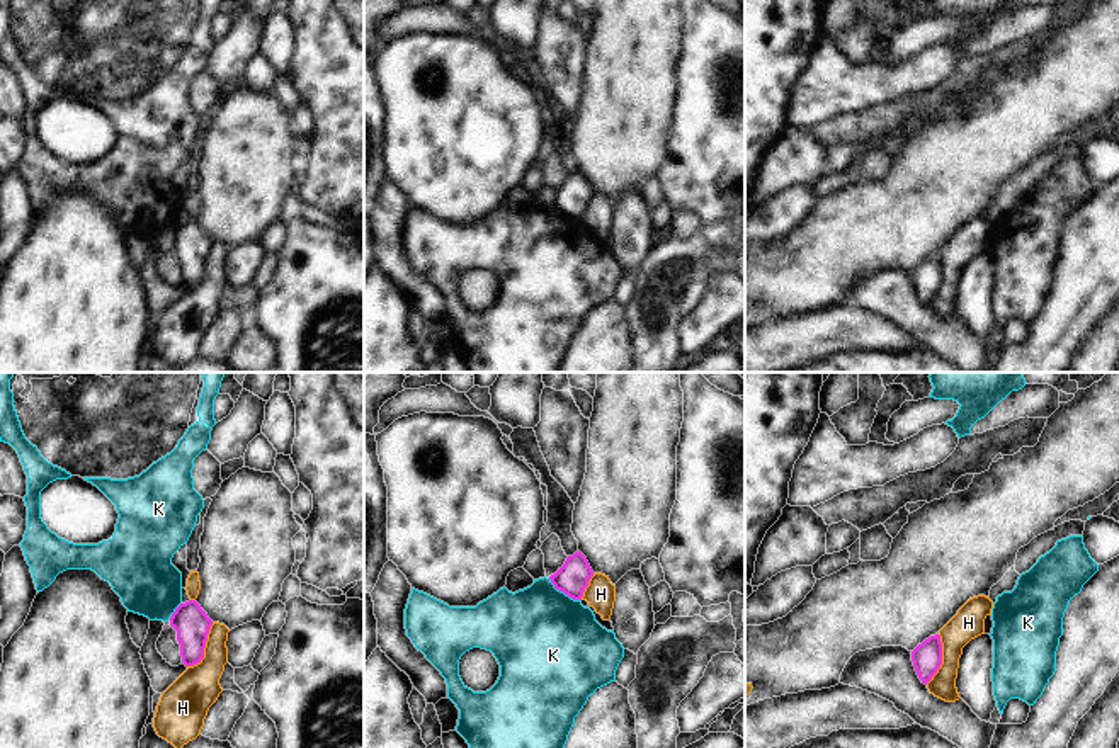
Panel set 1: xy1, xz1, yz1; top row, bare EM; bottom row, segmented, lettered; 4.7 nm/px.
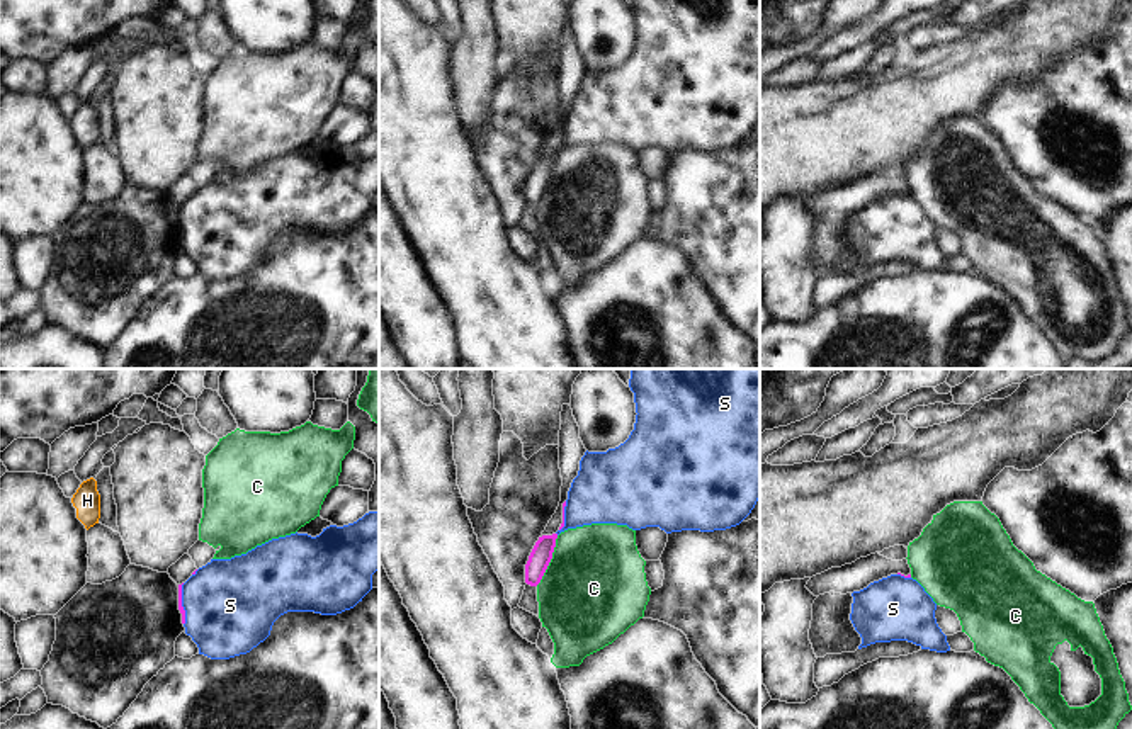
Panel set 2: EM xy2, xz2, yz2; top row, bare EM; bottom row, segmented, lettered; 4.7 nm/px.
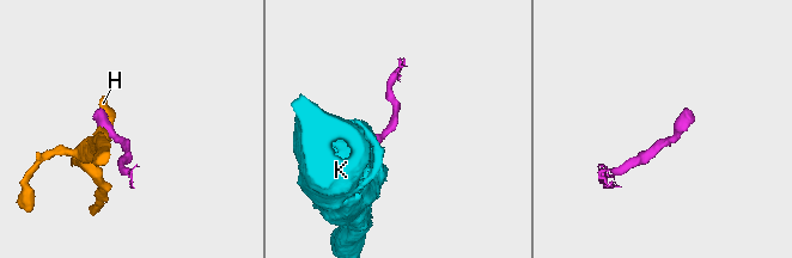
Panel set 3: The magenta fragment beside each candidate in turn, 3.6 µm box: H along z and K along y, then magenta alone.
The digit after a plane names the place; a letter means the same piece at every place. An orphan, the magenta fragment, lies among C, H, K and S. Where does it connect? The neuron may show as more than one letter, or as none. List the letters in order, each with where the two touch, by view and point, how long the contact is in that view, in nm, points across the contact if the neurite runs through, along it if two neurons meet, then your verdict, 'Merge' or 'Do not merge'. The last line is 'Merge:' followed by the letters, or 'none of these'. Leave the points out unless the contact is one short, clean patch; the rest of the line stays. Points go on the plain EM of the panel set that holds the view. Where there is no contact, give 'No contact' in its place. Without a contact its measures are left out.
C: Touches magenta at xz2 (549, 180). Shared border 260 nm. Do not merge
H: Touches magenta at xy1 (204, 266). Shared border 240 nm. Boundary: xy1 (213, 242), (204, 274), (187, 286). Do not merge
K: Touches magenta at xz1 (563, 211). Shared border 190 nm. Boundary: xz1 (548, 198), (556, 208), (580, 220). Do not merge
S: Touches magenta at xy2 (181, 223). Shared border 200 nm. Path across: xy2 (181, 226), (181, 223), (230, 225). Merge
Merge: S

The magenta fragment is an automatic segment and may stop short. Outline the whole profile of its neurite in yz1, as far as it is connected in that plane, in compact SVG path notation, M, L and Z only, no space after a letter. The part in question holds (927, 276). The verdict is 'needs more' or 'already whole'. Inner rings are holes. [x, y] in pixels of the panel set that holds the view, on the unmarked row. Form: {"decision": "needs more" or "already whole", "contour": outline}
{"decision": "already whole", "contour": "M930 255L912 270L912 280L922 303L929 303L942 284L940 255Z"}

